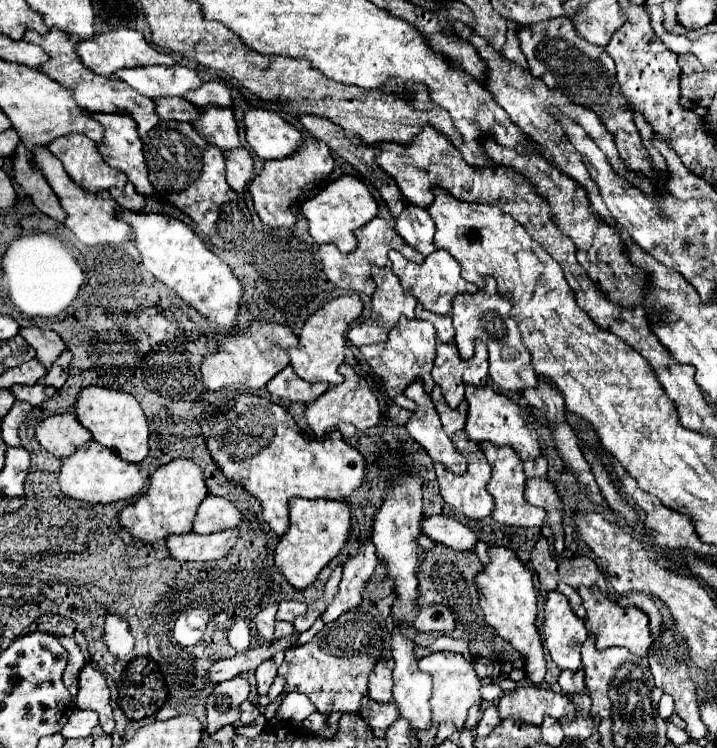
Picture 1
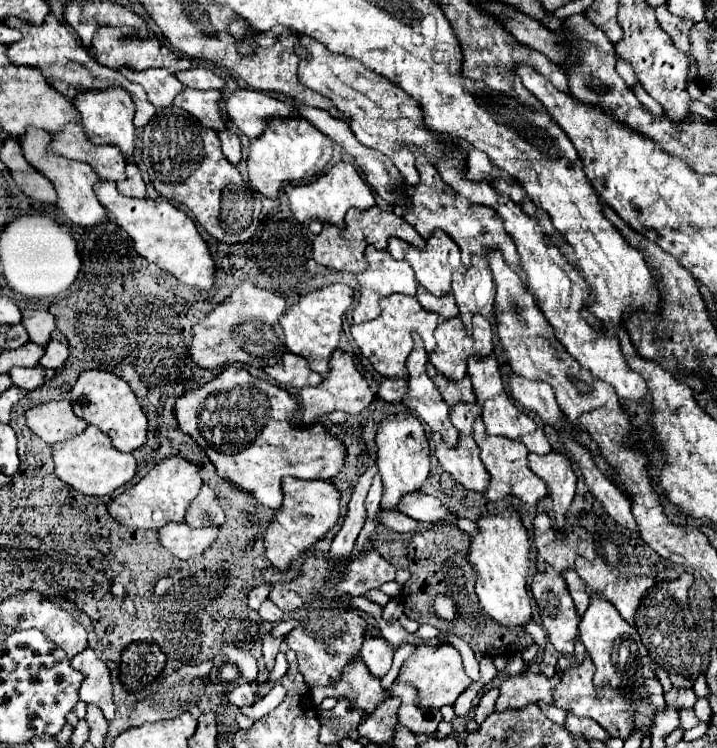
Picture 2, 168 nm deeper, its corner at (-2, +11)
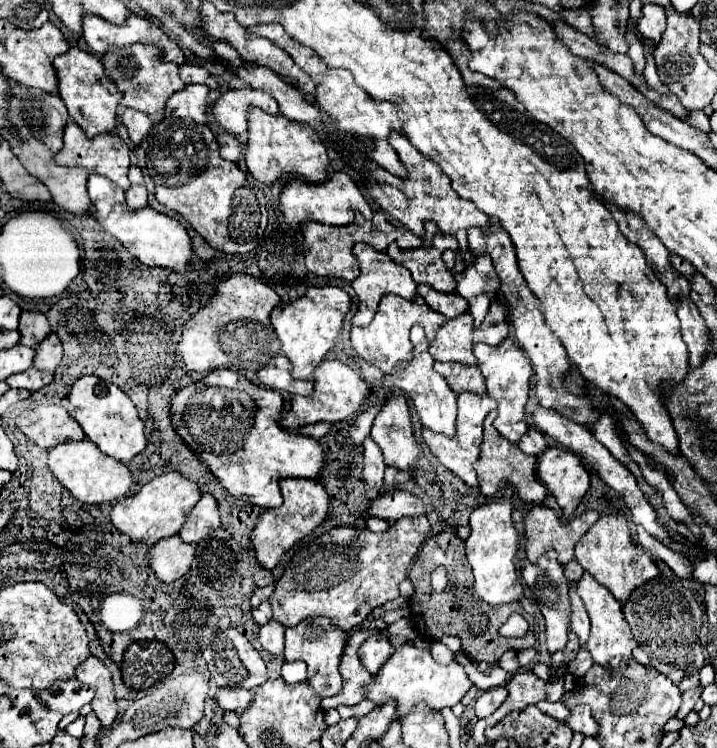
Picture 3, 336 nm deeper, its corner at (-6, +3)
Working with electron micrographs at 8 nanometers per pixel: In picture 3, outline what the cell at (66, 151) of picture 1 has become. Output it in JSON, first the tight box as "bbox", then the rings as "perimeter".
{"bbox":[54,121,130,191],"perimeter":[[[70,121],[64,129],[64,147],[54,155],[54,161],[58,165],[64,165],[64,167],[84,167],[92,173],[104,175],[110,181],[114,181],[118,187],[122,187],[124,191],[130,187],[130,181],[128,181],[130,149],[116,133],[114,135],[102,135],[102,137],[96,137],[94,141],[90,141],[84,137],[82,129],[78,129],[78,125],[74,121]]]}

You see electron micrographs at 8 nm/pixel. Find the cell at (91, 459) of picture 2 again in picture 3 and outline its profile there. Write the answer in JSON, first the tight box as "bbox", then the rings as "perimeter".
{"bbox":[48,441,130,503],"perimeter":[[[92,441],[82,443],[62,443],[50,449],[48,465],[58,481],[82,503],[116,503],[126,497],[130,489],[130,469],[126,463],[104,455]]]}

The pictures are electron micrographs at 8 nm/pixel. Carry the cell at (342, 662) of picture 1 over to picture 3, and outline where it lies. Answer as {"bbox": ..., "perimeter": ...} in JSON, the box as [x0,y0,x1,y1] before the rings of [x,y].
{"bbox":[284,617,352,697],"perimeter":[[[312,617],[312,619],[298,623],[292,629],[286,629],[284,657],[302,659],[308,665],[308,681],[310,681],[312,689],[320,697],[330,697],[342,689],[342,677],[340,677],[338,665],[340,665],[340,659],[342,659],[342,653],[344,653],[344,647],[346,647],[346,641],[350,635],[352,635],[352,631],[350,633],[342,631],[328,617]]]}

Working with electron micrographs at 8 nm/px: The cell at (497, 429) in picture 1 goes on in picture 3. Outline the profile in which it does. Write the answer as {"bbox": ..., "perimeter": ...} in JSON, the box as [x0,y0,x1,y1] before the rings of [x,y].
{"bbox":[474,339,532,443],"perimeter":[[[504,339],[498,347],[490,347],[486,343],[476,343],[474,355],[478,359],[478,369],[482,371],[482,375],[486,379],[488,395],[498,403],[498,417],[494,419],[494,427],[510,443],[518,443],[528,431],[528,419],[526,419],[524,407],[528,401],[530,375],[532,375],[530,361],[522,353],[522,349],[518,345],[514,345],[512,339]]]}

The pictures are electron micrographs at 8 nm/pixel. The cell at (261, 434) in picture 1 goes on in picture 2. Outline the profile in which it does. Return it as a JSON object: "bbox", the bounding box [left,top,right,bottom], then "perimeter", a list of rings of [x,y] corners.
{"bbox":[176,365,344,509],"perimeter":[[[234,365],[176,401],[180,429],[200,445],[216,467],[218,477],[254,495],[258,503],[270,509],[278,509],[282,503],[282,477],[332,479],[344,467],[344,443],[332,437],[320,423],[312,429],[298,429],[292,421],[296,413],[296,399],[286,389]]]}

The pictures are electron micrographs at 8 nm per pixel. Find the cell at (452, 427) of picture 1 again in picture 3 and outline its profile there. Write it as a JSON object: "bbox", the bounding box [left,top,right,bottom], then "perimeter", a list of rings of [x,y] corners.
{"bbox":[434,363,486,395],"perimeter":[[[434,363],[434,369],[448,381],[450,389],[454,393],[476,393],[486,395],[486,385],[482,373],[478,373],[478,367],[468,365],[454,365],[454,363]]]}

